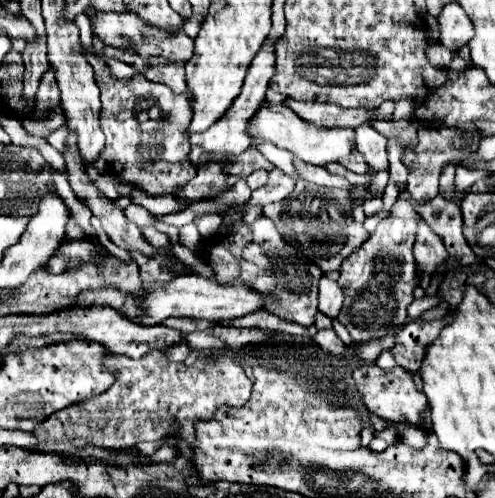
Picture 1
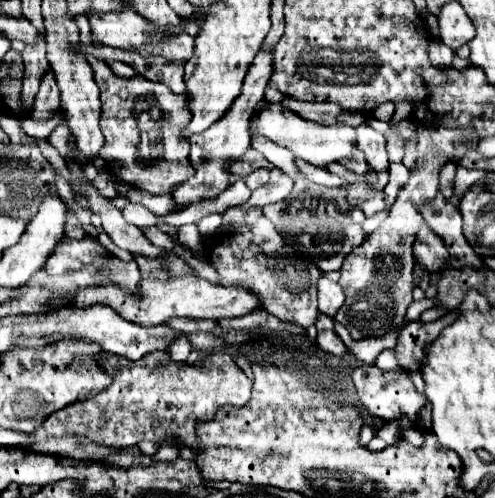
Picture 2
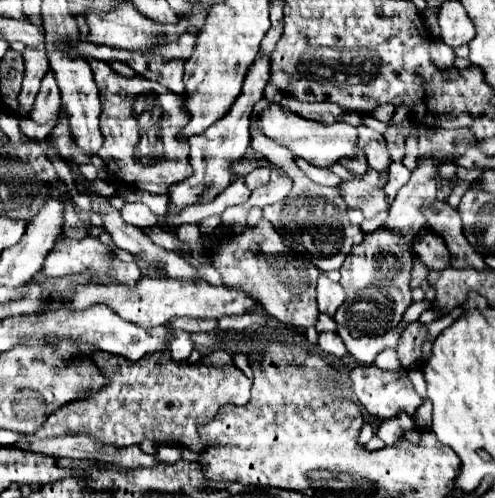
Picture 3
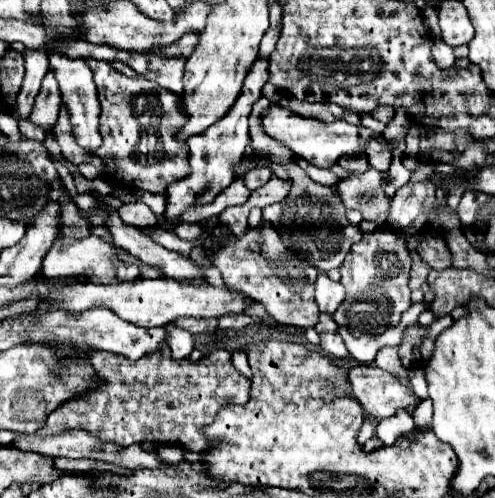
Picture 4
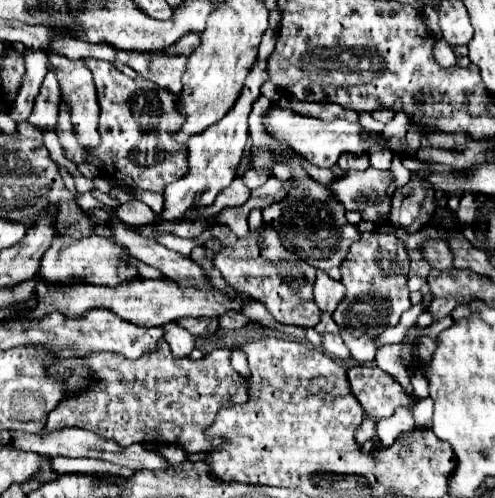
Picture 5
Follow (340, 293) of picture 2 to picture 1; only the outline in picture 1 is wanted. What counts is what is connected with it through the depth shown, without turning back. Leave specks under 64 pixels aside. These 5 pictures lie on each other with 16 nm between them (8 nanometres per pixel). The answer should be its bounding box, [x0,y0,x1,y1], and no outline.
[318,276,344,318]

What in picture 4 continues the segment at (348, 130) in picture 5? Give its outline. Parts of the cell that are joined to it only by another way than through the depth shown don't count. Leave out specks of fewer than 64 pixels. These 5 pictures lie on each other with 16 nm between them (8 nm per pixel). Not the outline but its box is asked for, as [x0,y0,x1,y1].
[260,104,362,168]

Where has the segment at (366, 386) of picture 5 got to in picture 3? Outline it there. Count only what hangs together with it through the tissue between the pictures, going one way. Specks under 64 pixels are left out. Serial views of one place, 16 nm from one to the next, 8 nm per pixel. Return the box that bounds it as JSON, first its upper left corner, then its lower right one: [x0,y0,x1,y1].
[350,366,424,420]

